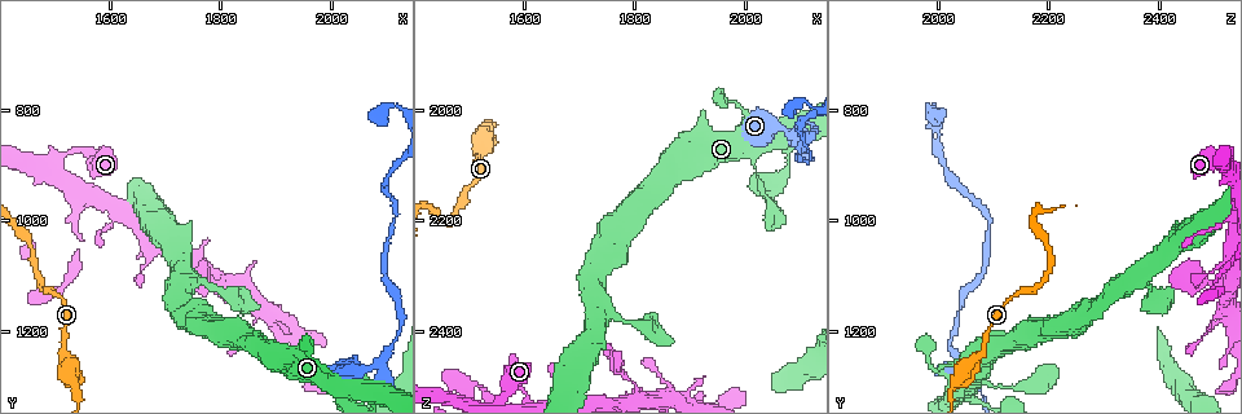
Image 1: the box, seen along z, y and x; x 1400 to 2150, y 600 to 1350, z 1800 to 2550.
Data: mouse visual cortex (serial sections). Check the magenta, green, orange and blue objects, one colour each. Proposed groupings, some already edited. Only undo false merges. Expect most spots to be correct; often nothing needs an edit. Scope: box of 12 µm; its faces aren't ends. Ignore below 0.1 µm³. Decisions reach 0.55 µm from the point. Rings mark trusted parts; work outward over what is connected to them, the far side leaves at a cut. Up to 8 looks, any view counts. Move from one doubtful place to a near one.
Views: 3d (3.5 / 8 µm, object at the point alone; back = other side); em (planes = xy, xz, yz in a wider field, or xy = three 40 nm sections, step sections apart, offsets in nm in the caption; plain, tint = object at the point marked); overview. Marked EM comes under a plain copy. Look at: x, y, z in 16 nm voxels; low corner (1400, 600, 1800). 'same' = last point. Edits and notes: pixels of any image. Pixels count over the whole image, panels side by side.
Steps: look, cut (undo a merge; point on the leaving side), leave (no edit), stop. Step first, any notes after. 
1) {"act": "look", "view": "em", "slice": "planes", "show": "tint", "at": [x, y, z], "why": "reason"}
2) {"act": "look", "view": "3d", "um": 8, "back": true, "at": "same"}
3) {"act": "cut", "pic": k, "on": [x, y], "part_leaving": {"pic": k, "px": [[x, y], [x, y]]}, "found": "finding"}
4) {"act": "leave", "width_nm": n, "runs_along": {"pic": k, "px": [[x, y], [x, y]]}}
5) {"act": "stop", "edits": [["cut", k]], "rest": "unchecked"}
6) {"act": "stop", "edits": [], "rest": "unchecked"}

{"act": "look", "view": "3d", "um": 3.5, "at": [2085, 1265, 2050], "why": "a narrow waist"}

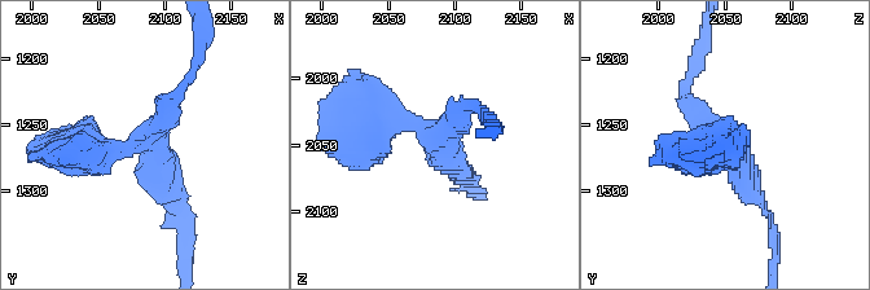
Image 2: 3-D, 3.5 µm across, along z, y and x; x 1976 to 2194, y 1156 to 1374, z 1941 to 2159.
{"act": "look", "view": "em", "slice": "xy", "step": 5, "show": "tint", "at": [2086, 1262, 2048], "arms": 3, "arm_widths_nm": [200, 300, 450], "why": "shape alone is not enough"}

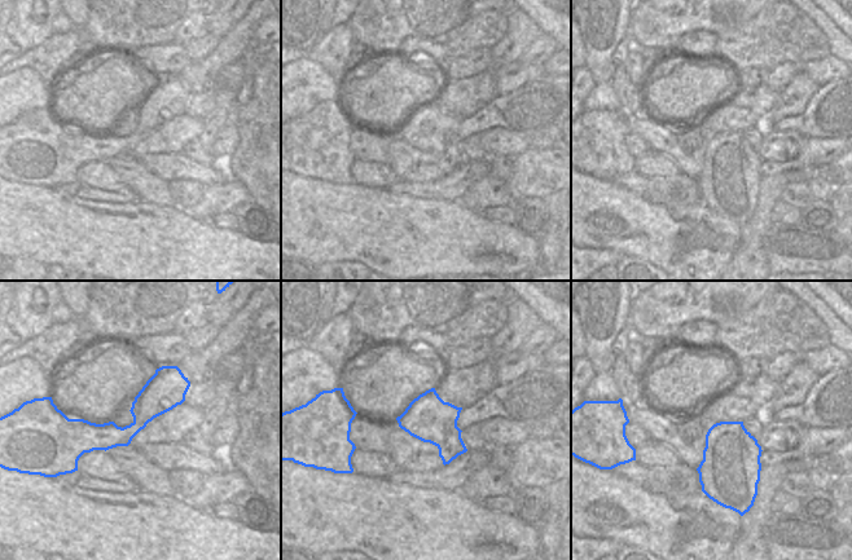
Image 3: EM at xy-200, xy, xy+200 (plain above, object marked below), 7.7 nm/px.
{"act": "leave", "runs_along": {"pic": 3, "px": [[184, 386], [124, 435], [73, 423]]}, "found": "one cell here"}

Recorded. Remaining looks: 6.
{"act": "look", "view": "3d", "um": 3.5, "at": [2100, 795, 1985], "why": "abrupt turn"}

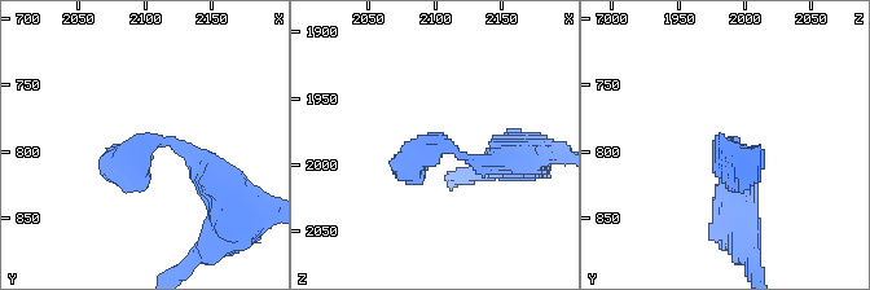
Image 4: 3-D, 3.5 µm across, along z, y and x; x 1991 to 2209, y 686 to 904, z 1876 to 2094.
{"act": "look", "view": "em", "slice": "xy", "step": 1, "show": "tint", "at": [2100, 796, 1984]}

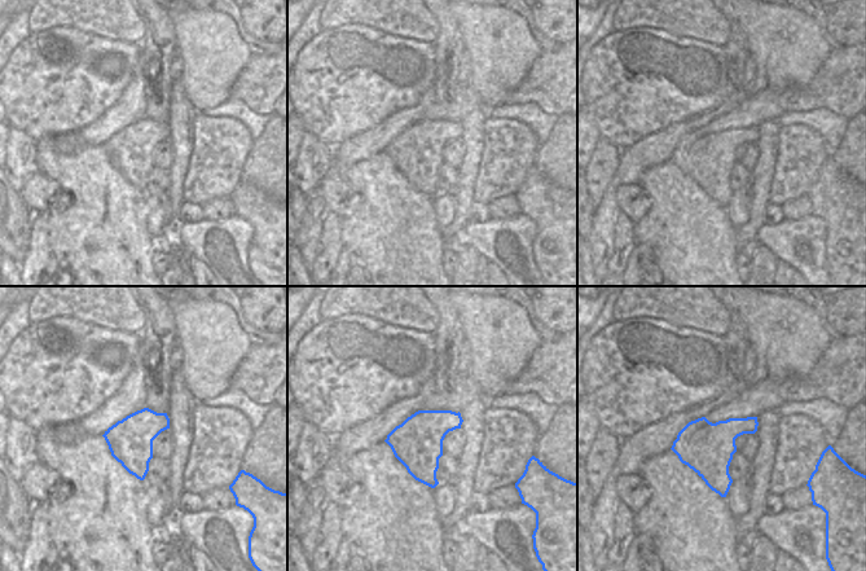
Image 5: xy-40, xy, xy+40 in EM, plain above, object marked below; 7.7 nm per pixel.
{"act": "leave", "width_nm": 400, "runs_along": {"pic": 4, "px": [[209, 183], [174, 143], [126, 162], [113, 146]]}, "found": "all the same cell"}

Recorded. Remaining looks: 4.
{"act": "look", "view": "3d", "um": 3.5, "at": [1790, 1105, 2485], "why": "sharp bend"}

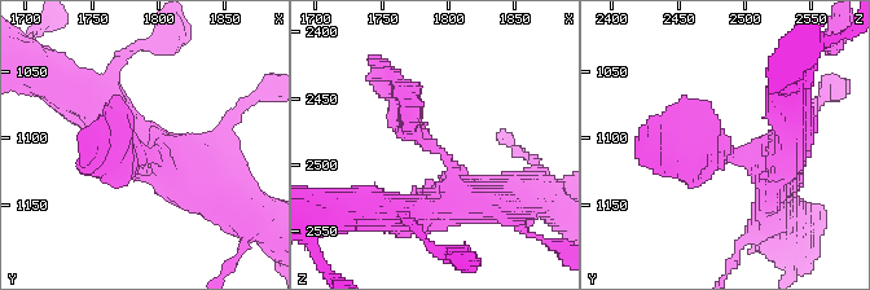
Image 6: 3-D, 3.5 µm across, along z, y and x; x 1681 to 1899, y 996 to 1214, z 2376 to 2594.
{"act": "look", "view": "em", "slice": "xy", "step": 3, "show": "tint", "at": [1790, 1112, 2486]}

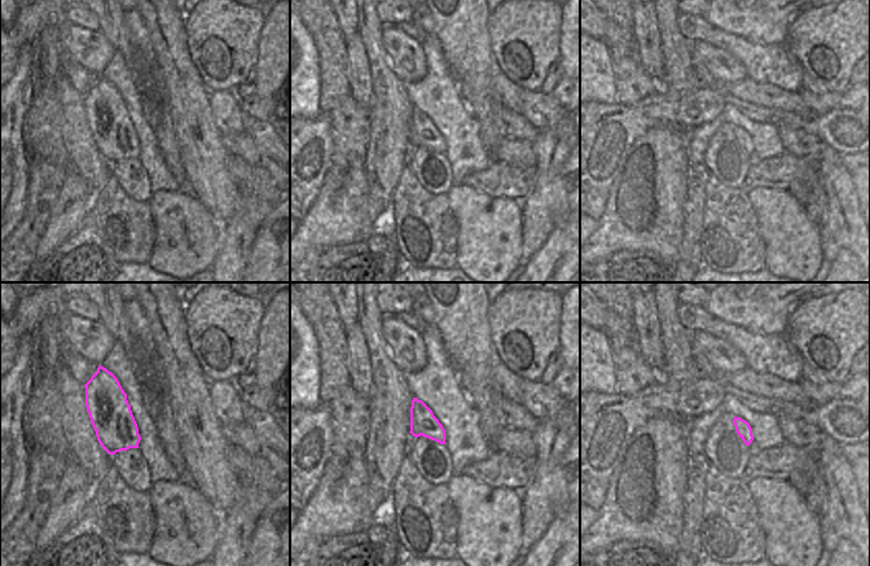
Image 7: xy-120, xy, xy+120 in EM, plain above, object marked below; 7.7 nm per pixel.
{"act": "leave", "runs_along": {"pic": 6, "px": [[429, 212], [452, 202], [452, 163], [389, 80]]}, "found": "continuous, no second cell"}

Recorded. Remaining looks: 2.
{"act": "stop", "edits": [], "rest": "unchecked"}

